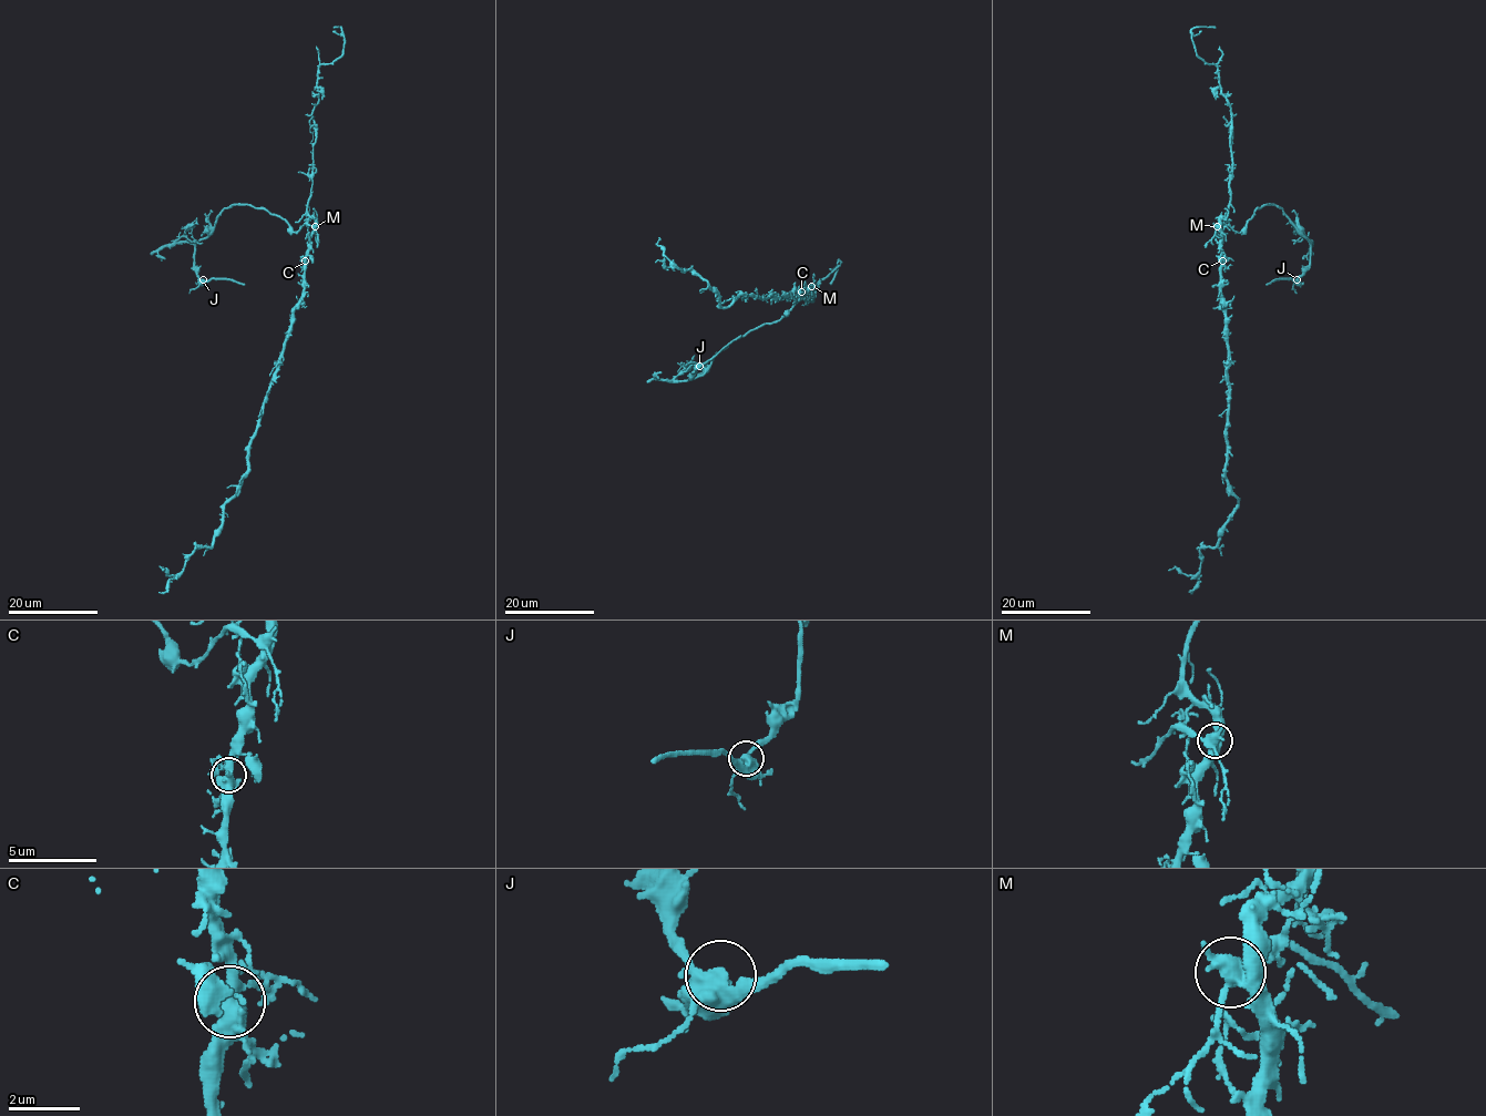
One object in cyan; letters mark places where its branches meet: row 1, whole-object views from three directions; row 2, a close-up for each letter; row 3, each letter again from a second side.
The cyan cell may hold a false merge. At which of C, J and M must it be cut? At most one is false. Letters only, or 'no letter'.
M

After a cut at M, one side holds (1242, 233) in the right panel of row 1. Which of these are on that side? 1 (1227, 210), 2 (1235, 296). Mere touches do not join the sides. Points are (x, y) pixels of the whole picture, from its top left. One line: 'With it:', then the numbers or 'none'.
With it: none

